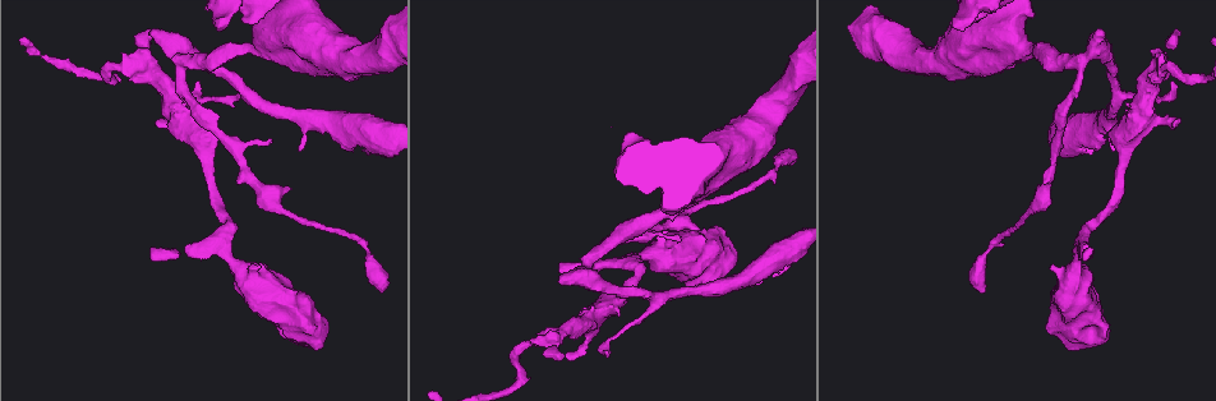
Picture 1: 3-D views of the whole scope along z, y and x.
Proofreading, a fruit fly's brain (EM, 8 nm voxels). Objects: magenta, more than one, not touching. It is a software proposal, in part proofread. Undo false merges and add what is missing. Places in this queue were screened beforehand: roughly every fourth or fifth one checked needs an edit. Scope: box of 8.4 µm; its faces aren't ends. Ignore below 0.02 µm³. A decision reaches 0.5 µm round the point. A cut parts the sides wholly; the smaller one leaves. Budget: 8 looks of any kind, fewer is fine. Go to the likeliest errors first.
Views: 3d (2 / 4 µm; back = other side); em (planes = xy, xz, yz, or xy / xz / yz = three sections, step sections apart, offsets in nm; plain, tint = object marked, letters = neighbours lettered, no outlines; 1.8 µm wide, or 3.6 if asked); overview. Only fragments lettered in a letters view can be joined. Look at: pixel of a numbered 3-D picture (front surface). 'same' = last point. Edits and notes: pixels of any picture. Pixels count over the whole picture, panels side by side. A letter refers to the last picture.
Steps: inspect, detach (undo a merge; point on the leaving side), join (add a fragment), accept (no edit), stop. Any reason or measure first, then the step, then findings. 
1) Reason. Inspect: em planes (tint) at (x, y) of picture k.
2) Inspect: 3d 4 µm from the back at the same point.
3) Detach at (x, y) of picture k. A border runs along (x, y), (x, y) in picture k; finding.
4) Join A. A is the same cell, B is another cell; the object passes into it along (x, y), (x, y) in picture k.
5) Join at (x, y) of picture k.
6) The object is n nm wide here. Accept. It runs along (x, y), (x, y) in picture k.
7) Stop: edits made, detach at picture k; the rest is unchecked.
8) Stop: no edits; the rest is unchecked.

Four arms meet. Inspect: 3d 4 µm at (592, 255) of picture 1.

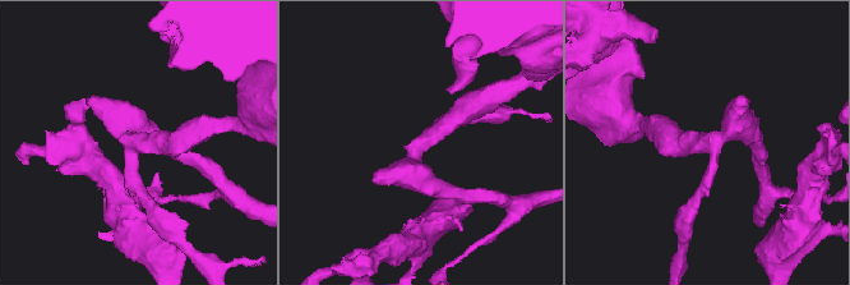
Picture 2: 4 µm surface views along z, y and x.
4 arms meet here. Inspect: em planes (tint) at (136, 145) of picture 2.

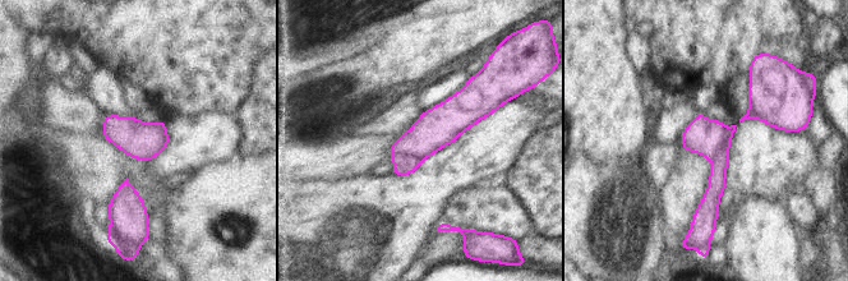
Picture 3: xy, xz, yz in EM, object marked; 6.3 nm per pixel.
Inspect: em planes (letters) at the same point.

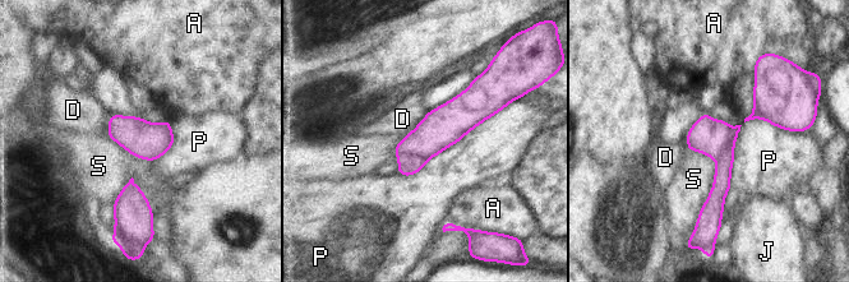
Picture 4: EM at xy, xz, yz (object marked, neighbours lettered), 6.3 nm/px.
Detach at (721, 179) of picture 4. A, D, J, P and S are other cells; a border runs along (732, 128), (729, 143), (716, 160) in picture 4; a second cell is stuck on.

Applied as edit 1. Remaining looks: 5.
See it whole again. Inspect: overview.

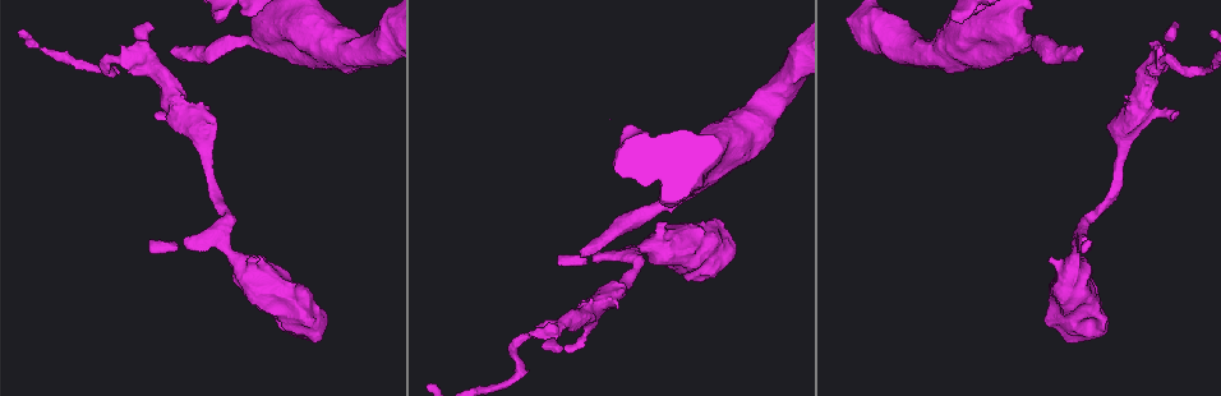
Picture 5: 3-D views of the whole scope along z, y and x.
An open end. Inspect: em xz step 4 (tint) at (559, 347) of picture 5.

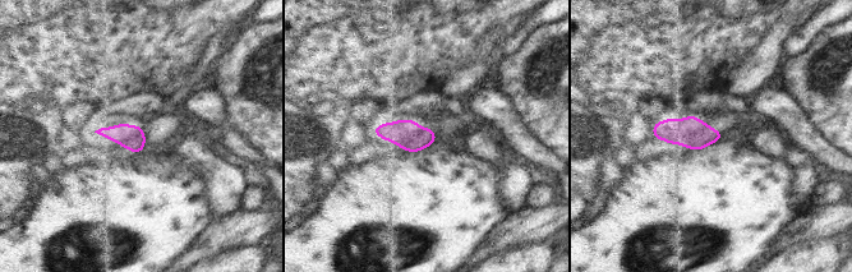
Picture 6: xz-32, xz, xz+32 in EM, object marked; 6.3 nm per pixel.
Inspect: em planes (letters) at the same point.

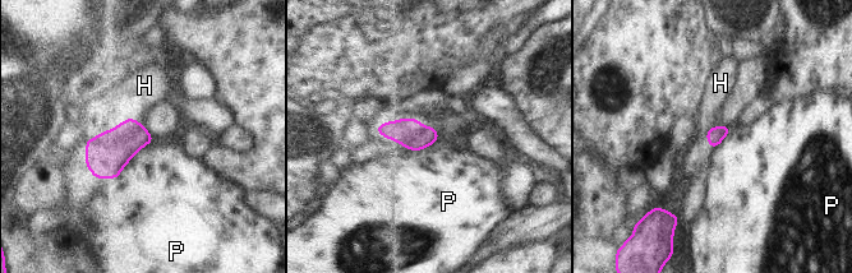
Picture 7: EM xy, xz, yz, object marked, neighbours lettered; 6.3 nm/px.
Join H. H is the same cell, P is another cell; the object passes into it along (110, 151), (132, 119), (144, 86) in picture 7; the cell continues.

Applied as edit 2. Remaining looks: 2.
Stops while still wide. Inspect: em 3.6 µm xy step 8 (letters) at (665, 224) of picture 5.

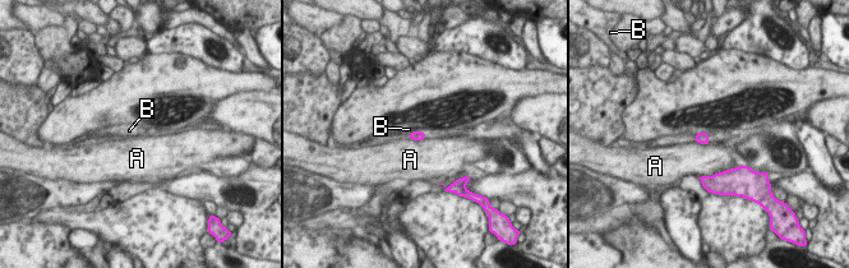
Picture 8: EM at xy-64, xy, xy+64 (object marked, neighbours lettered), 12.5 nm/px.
Cut it another way. Inspect: em 3.6 µm planes (letters) at the same point.

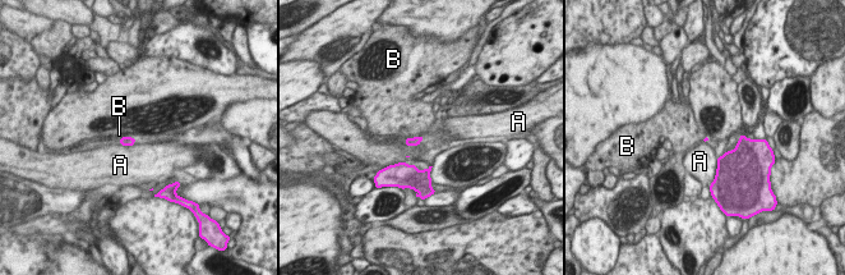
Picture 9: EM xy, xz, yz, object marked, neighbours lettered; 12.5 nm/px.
Accept. A and B are other cells; none of them fits.

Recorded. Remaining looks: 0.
Stop: edits made, detach at picture 4, join at picture 7; the rest is unchecked.

